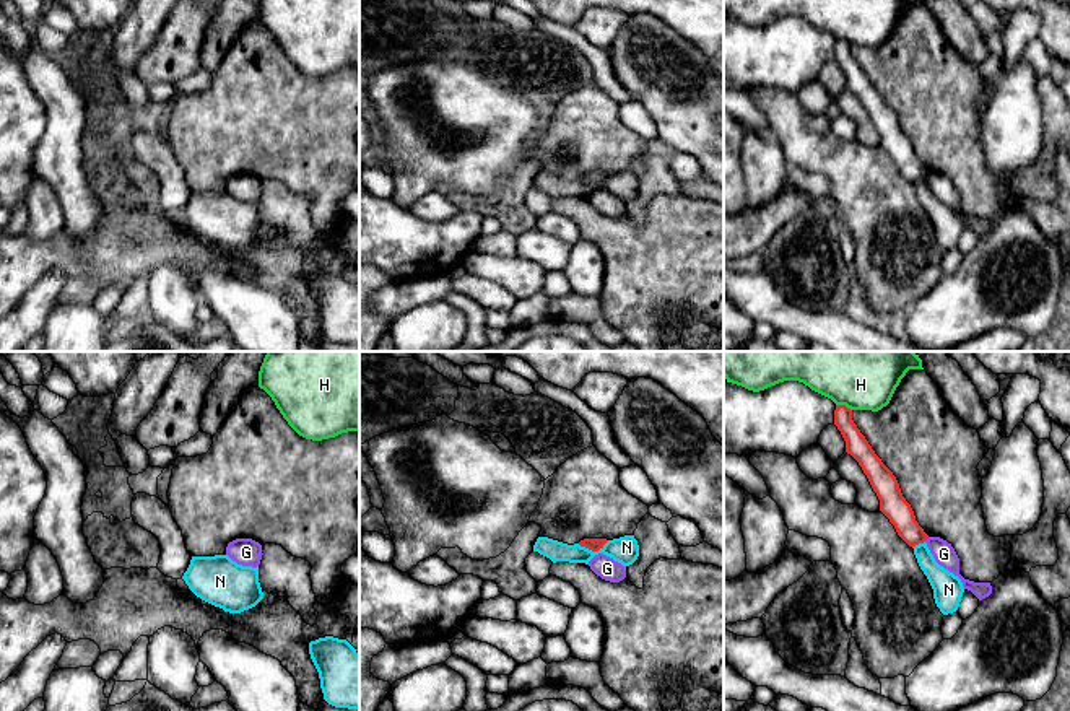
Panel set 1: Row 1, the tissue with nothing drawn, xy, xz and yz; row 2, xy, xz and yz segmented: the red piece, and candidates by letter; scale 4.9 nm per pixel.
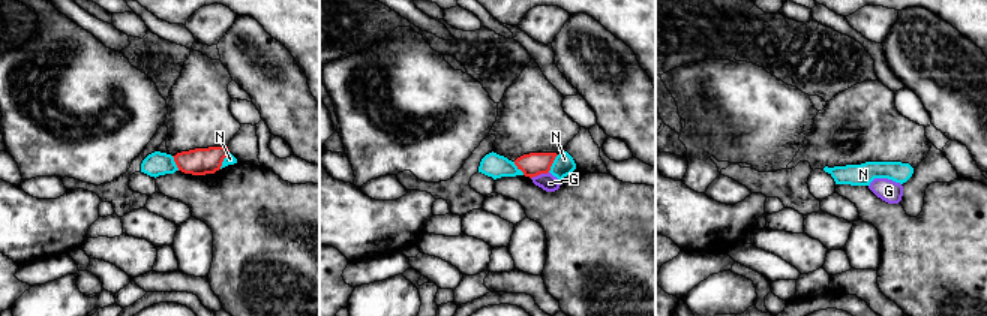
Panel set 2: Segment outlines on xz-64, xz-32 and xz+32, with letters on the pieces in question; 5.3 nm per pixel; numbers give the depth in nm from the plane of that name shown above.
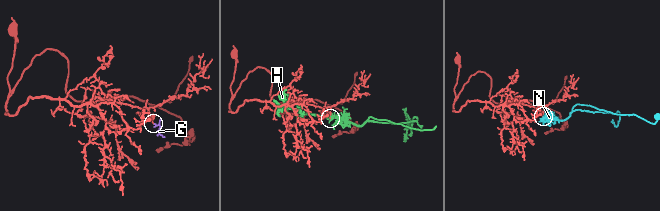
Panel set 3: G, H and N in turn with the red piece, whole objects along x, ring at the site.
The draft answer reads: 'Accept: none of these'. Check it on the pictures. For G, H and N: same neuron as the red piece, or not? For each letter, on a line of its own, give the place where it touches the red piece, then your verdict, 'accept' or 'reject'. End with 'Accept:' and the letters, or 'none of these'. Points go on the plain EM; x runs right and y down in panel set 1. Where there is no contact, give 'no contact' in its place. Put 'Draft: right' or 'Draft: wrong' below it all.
G: yz (926, 174) | reject
H: yz (844, 41) | reject
N: xz (592, 186) | reject
Accept: none of these
Draft: right

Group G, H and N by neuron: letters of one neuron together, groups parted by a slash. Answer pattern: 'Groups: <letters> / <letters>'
Groups: G / H / N

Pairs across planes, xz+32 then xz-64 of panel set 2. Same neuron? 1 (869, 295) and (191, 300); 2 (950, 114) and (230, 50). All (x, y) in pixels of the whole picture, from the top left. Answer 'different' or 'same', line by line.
1: different
2: same

